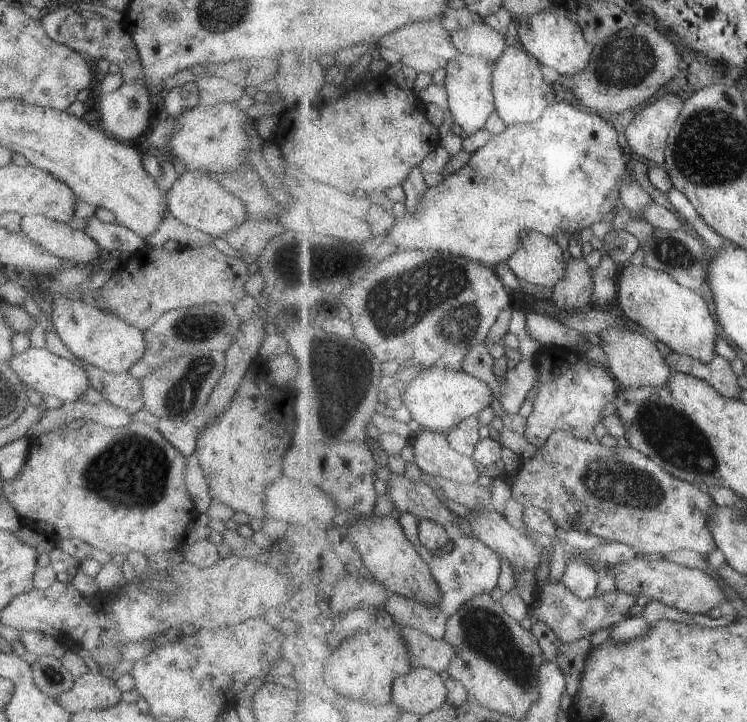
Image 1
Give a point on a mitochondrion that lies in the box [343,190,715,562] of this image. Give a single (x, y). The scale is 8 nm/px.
(437, 290)

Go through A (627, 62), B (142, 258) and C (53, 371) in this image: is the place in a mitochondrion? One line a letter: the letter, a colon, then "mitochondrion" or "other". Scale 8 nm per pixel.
A: mitochondrion
B: other
C: other

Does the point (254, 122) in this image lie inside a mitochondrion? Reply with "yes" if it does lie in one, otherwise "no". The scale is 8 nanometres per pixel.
no

